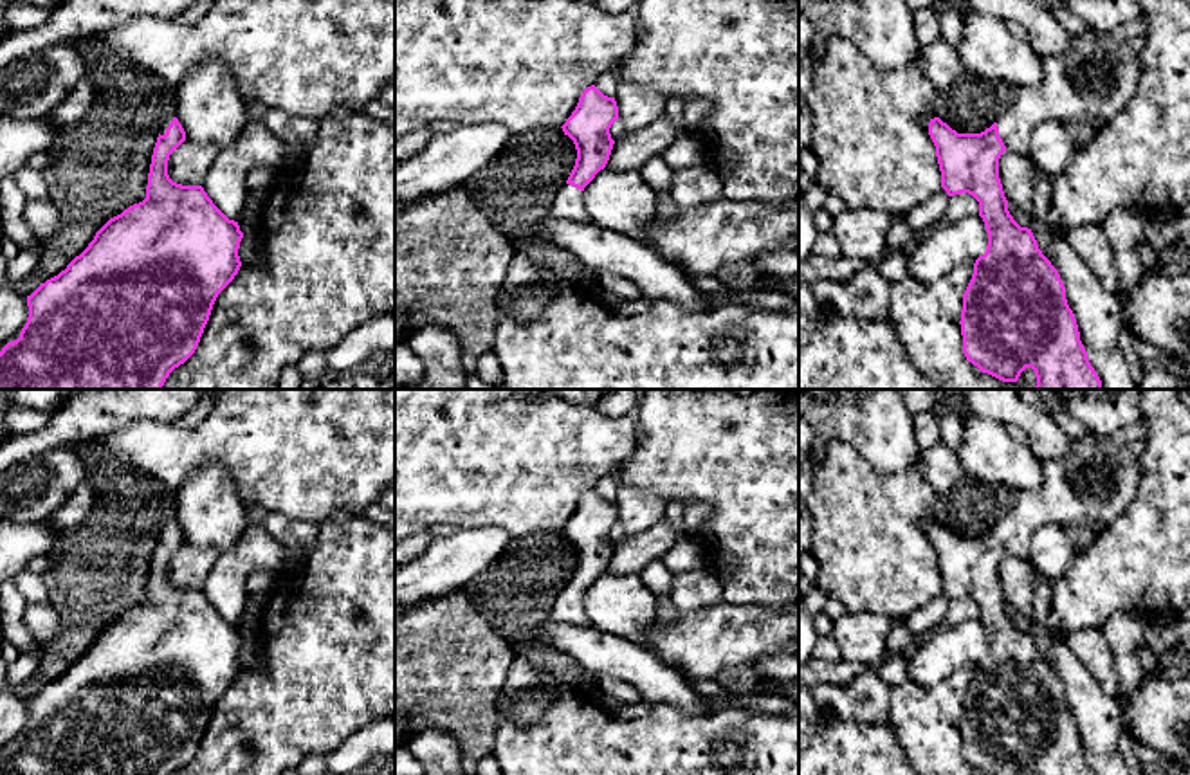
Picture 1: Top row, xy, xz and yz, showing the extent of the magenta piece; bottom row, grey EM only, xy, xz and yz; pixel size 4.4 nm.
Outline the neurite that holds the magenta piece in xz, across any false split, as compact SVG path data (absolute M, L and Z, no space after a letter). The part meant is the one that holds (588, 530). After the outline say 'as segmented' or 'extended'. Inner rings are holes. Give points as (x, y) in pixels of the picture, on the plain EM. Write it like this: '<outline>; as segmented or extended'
M595 488L584 492L572 519L561 530L577 553L575 570L557 597L550 616L570 625L590 625L584 615L584 591L606 571L615 544L609 532L618 523L615 501L604 499Z; extended

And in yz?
M1089 433L1075 440L1071 451L1057 460L1042 460L1042 485L1031 492L1019 492L1013 508L984 535L957 537L939 521L930 523L929 539L936 550L941 575L941 591L948 600L968 597L979 606L979 620L988 636L986 656L974 667L972 683L963 698L961 739L963 757L979 775L1094 775L1087 755L1080 744L1080 735L1073 714L1066 703L1066 690L1058 674L1042 658L1028 631L1021 631L1008 615L1008 604L999 582L999 562L1008 555L1026 555L1031 535L1048 523L1087 528L1094 535L1107 530L1130 505L1141 479L1140 458L1127 445L1120 445L1107 436Z; extended

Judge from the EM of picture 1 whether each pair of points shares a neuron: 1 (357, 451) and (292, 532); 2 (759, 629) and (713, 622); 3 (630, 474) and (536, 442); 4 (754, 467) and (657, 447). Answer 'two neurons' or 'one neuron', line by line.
1: two neurons
2: one neuron
3: two neurons
4: one neuron

